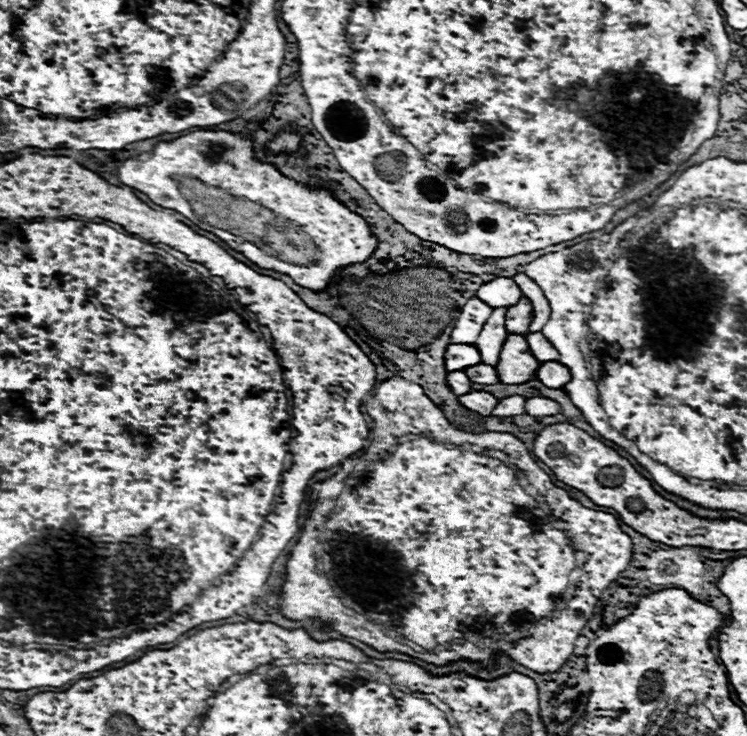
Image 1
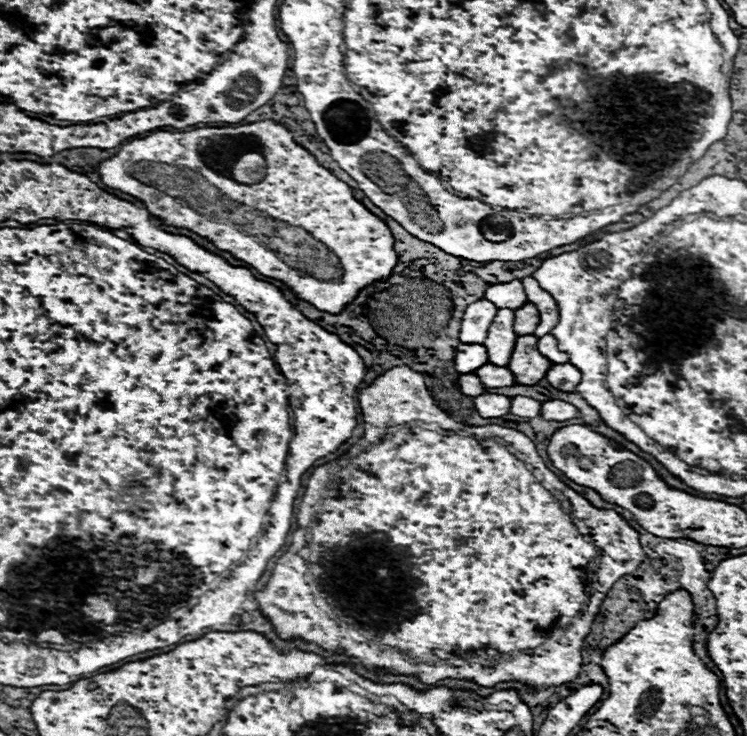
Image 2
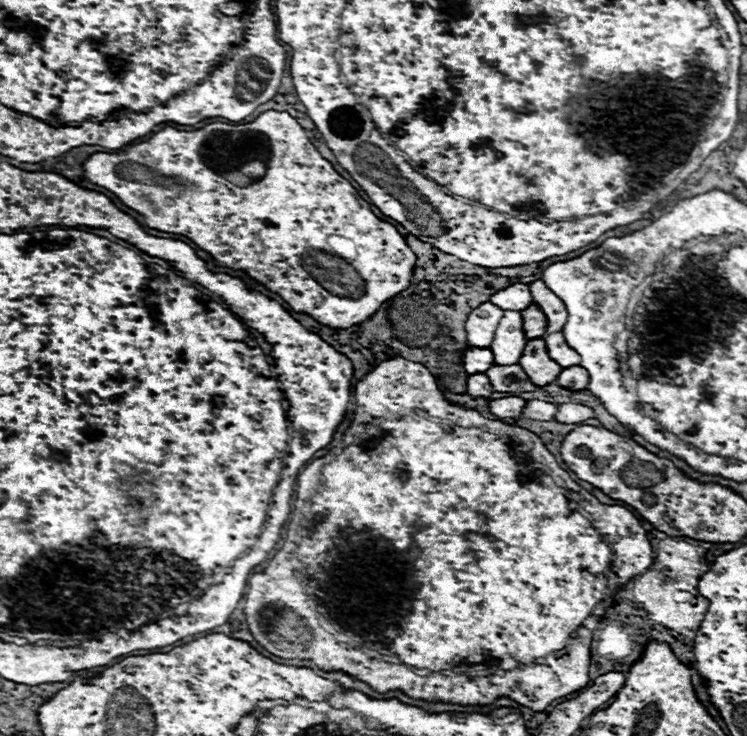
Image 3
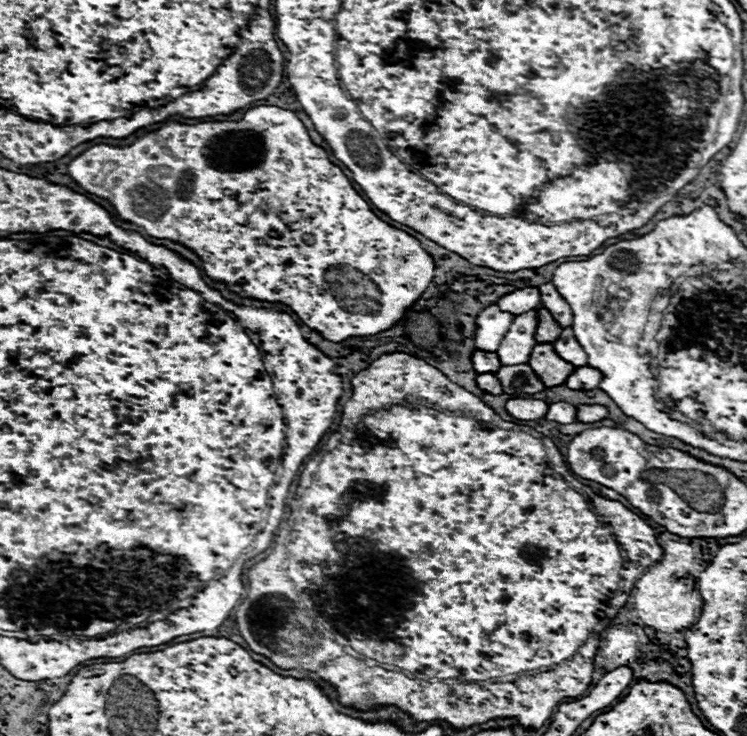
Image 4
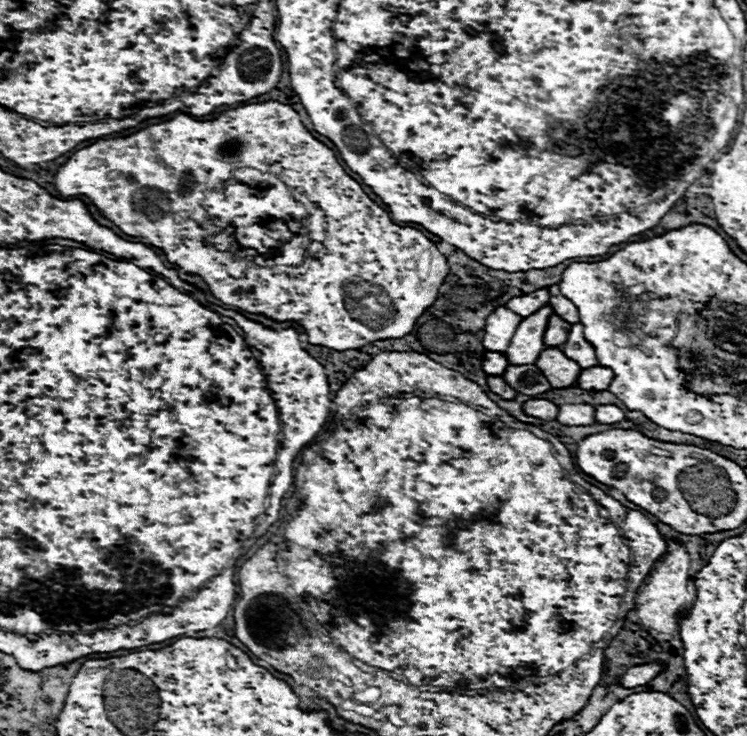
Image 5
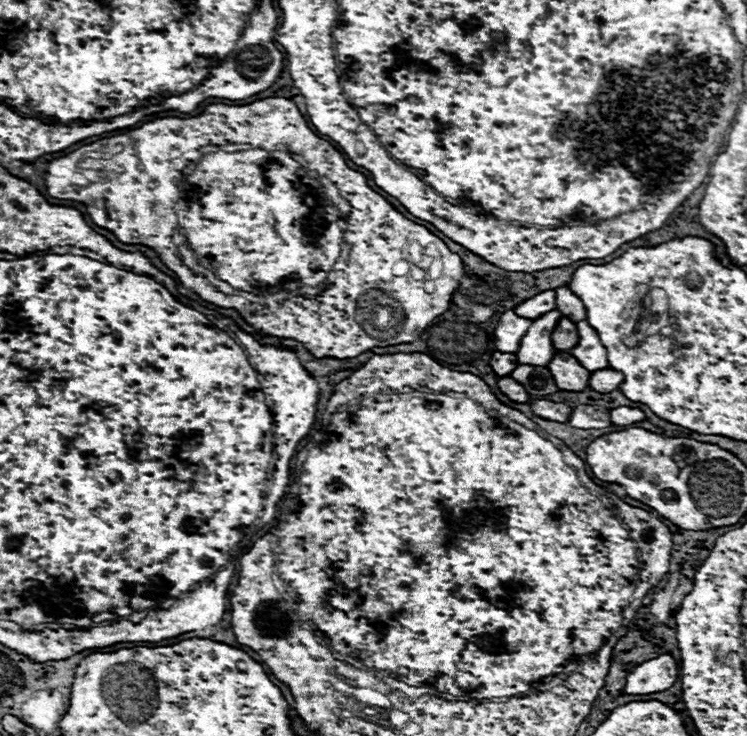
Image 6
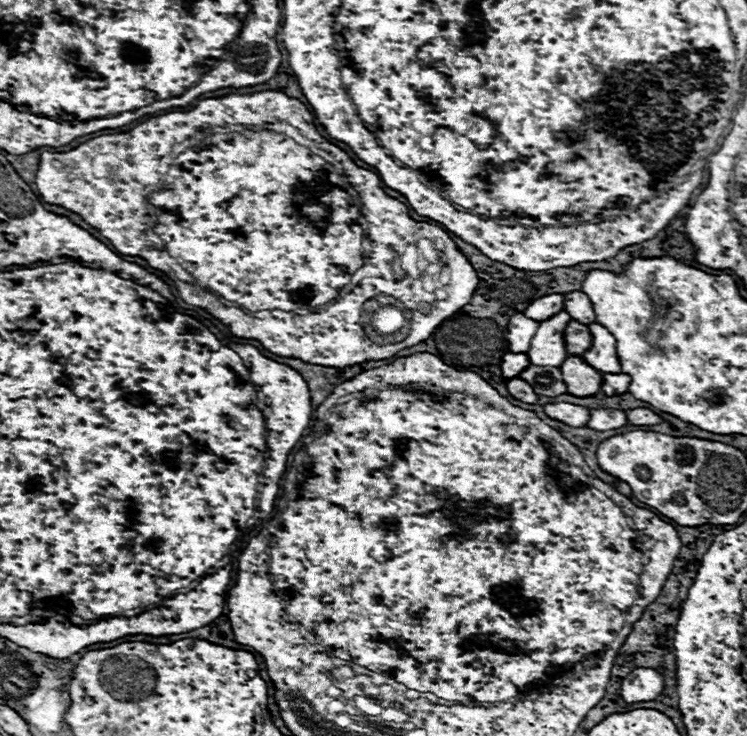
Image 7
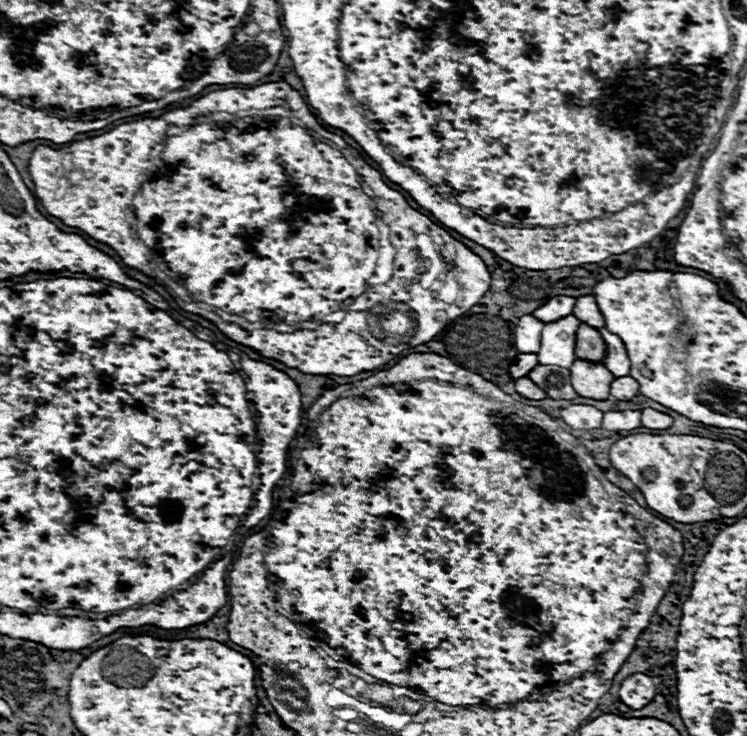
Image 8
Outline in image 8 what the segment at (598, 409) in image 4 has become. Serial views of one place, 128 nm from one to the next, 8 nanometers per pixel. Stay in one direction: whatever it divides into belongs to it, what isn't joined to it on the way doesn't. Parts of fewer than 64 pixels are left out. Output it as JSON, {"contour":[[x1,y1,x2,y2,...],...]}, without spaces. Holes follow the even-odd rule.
{"contour":[[644,408,642,410,642,426,646,428,652,428,652,430,666,430,672,426,672,418,664,412,658,412,658,410,652,410,652,408]]}

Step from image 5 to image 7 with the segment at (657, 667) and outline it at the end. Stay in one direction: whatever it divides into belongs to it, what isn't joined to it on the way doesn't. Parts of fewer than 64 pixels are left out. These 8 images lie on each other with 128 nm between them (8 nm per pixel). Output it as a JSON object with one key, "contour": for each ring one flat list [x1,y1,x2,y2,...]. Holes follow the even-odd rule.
{"contour":[[636,668,620,684,620,696,628,704,656,700,662,690,664,690,664,678,660,672,652,668]]}

